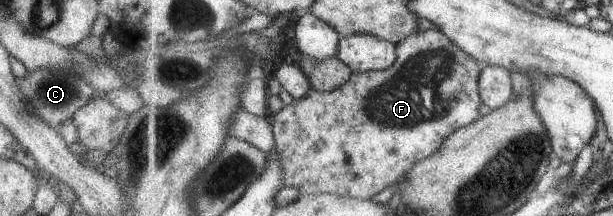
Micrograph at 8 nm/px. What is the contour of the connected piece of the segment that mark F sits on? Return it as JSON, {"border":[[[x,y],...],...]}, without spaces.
{"border":[[[440,28],[416,31],[408,39],[404,39],[403,42],[397,44],[397,47],[399,48],[399,58],[392,67],[385,70],[355,72],[350,81],[347,81],[342,87],[336,88],[333,92],[321,92],[314,88],[305,98],[299,101],[296,100],[293,104],[286,105],[271,117],[277,137],[276,150],[278,151],[278,155],[280,155],[280,159],[282,159],[282,165],[284,165],[287,187],[299,189],[302,196],[329,193],[346,197],[372,199],[385,189],[392,187],[398,180],[403,180],[420,161],[424,161],[426,157],[434,155],[440,147],[443,147],[444,141],[450,135],[463,127],[470,127],[470,125],[482,119],[480,107],[484,104],[484,99],[481,95],[480,79],[484,73],[485,66],[479,59],[476,59],[476,56],[464,51],[464,48],[460,47],[460,44],[450,39]]]}

